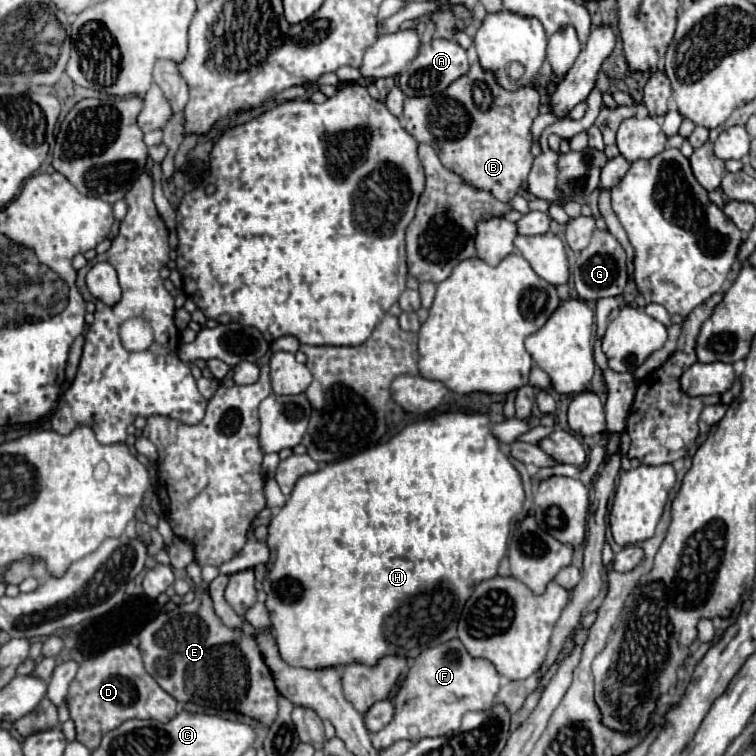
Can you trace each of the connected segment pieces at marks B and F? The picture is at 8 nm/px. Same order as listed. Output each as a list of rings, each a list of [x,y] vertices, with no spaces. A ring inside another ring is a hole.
[[[479,62],[471,64],[469,72],[463,74],[463,78],[457,78],[447,90],[435,96],[427,98],[405,98],[405,110],[403,110],[403,128],[419,142],[435,146],[435,152],[439,154],[439,160],[447,170],[453,174],[459,174],[465,182],[471,182],[475,190],[487,190],[491,192],[499,202],[511,202],[511,198],[517,194],[523,180],[527,180],[533,156],[529,152],[531,148],[531,122],[539,114],[539,92],[529,84],[515,92],[503,90],[491,70],[483,70]],[[485,82],[487,88],[491,88],[491,106],[483,110],[473,100],[473,84]]]
[[[453,638],[431,650],[423,650],[415,664],[409,668],[399,692],[393,698],[395,716],[379,732],[371,736],[377,750],[391,746],[397,740],[419,742],[427,736],[445,736],[461,724],[461,716],[469,710],[487,710],[499,690],[501,676],[495,666],[485,658],[473,658],[465,646]]]

